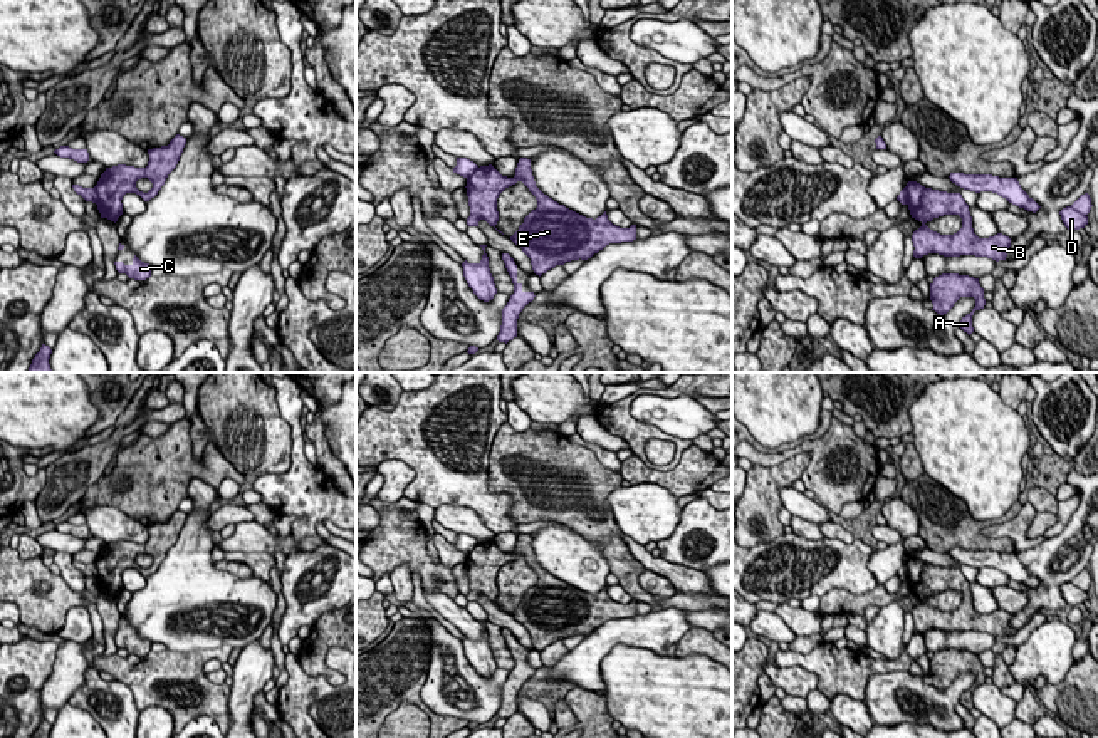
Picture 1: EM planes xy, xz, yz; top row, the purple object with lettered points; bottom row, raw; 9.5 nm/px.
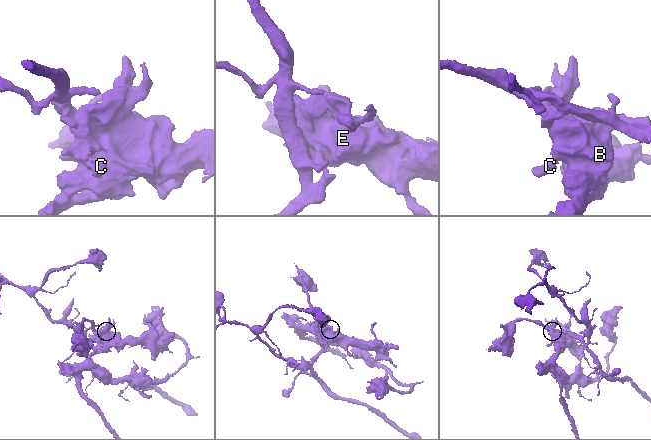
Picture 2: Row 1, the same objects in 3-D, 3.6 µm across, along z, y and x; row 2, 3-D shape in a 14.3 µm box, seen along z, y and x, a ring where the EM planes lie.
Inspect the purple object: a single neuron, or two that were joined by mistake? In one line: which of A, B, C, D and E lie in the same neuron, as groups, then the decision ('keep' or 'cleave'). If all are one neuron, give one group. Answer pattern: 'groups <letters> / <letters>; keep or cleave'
groups A B C E / D; cleave

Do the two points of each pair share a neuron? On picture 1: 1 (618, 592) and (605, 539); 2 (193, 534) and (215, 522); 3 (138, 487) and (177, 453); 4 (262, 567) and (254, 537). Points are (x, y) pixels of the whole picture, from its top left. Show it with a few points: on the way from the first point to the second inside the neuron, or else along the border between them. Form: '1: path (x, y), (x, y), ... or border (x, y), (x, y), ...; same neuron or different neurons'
1: border (618, 582), (633, 599); different neurons
2: border (212, 512), (207, 520), (209, 529); different neurons
3: path (148, 478), (167, 462); same neuron
4: border (272, 552), (225, 554); different neurons

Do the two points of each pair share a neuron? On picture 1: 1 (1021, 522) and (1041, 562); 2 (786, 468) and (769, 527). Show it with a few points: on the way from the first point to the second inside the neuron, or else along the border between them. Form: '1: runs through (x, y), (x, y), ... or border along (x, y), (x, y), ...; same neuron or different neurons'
1: border along (1045, 539), (1018, 554); different neurons
2: runs through (771, 483), (768, 487), (768, 512); same neuron

